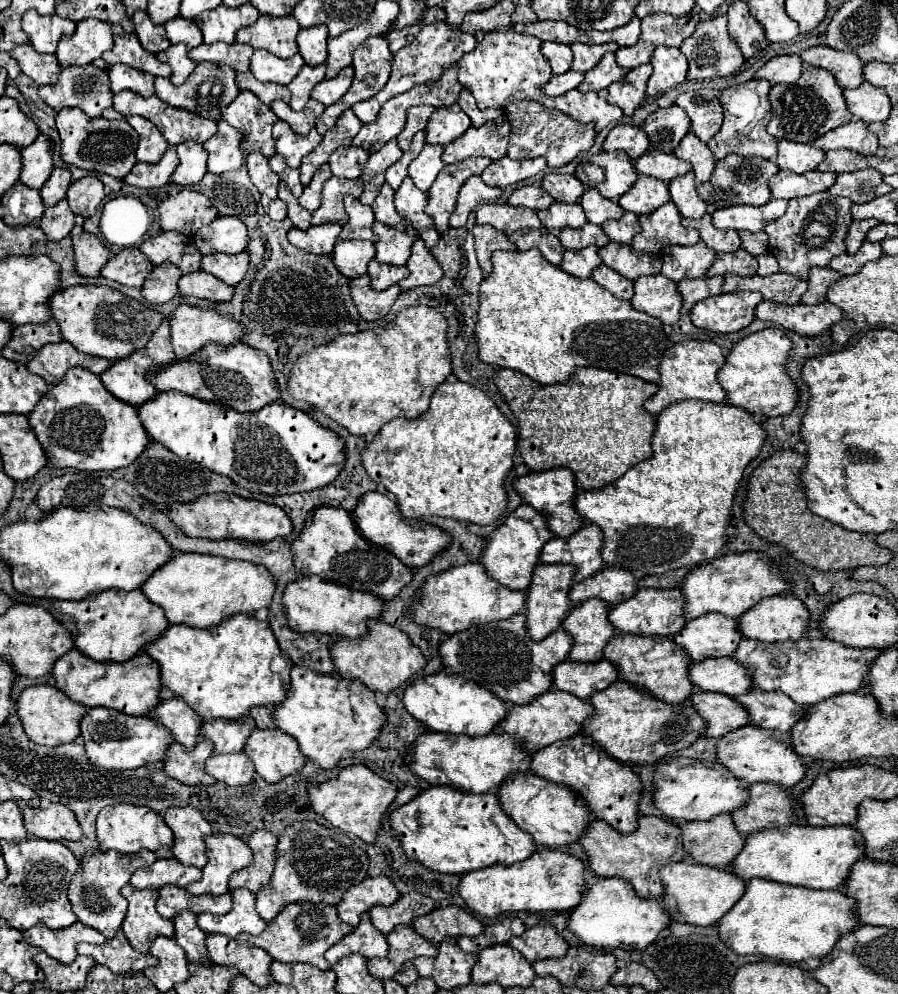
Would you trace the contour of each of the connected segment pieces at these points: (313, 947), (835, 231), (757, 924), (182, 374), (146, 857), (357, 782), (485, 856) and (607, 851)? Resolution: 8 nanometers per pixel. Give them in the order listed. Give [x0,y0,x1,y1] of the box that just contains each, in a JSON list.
[[238,903,352,969],[764,191,852,281],[718,879,860,963],[150,343,280,413],[68,851,156,939],[308,765,398,843],[390,785,536,875],[580,817,686,899]]

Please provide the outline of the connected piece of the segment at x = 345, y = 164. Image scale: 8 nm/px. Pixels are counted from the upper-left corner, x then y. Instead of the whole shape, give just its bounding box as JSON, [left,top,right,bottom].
[330,147,368,179]

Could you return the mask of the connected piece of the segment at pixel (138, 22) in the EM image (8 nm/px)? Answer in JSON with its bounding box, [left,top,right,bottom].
[132,11,170,53]

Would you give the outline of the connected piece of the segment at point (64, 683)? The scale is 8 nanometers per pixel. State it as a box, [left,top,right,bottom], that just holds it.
[52,649,160,715]

